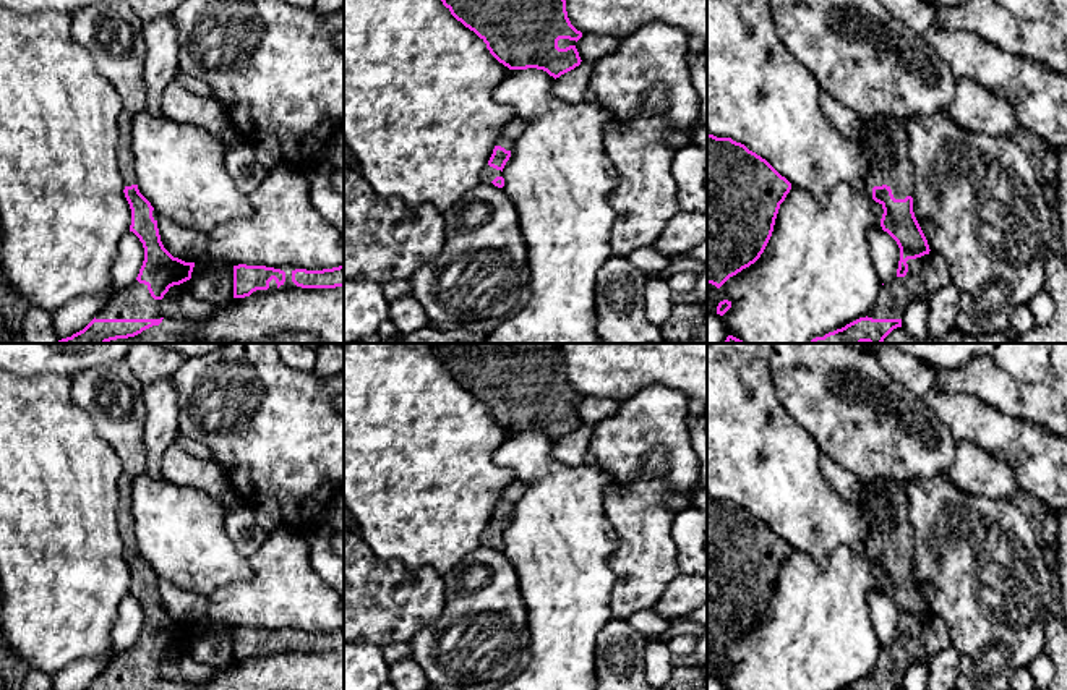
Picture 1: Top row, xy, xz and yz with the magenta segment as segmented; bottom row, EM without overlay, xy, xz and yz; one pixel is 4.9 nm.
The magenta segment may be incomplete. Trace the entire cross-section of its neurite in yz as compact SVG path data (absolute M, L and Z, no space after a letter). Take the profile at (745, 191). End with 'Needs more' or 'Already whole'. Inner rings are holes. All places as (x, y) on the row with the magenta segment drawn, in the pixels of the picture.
M707 134L707 285L720 288L761 258L790 190L791 183L744 144Z. Already whole

